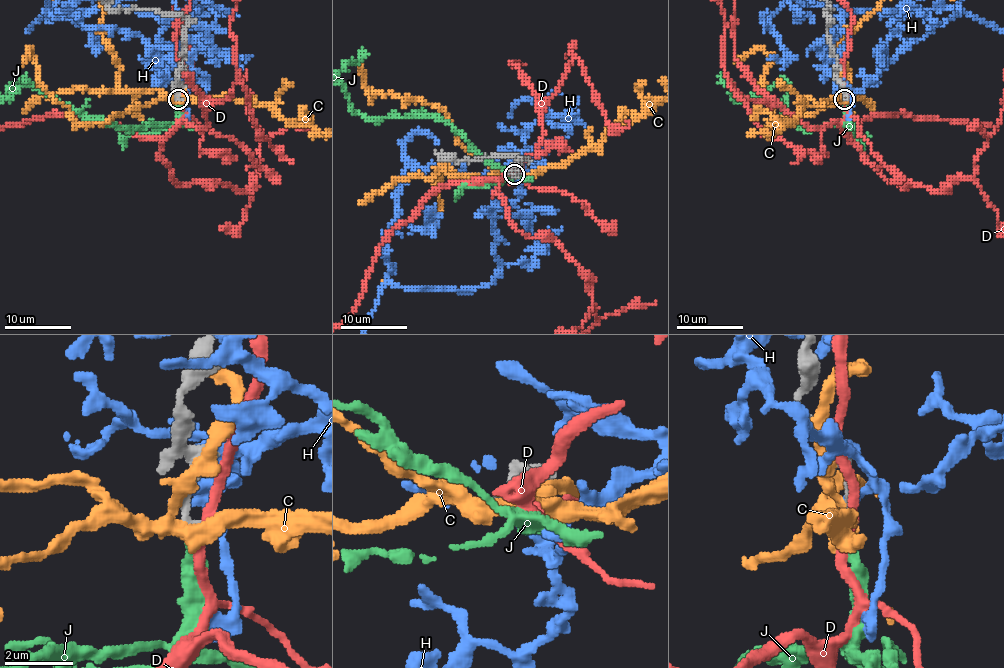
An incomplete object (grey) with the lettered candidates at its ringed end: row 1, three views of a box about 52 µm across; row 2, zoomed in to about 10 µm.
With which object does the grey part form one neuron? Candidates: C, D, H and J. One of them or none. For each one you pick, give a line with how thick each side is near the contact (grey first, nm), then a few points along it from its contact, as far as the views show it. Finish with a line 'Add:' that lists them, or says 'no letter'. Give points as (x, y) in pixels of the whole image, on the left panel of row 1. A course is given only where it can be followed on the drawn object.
J: Thickness 260 nm (grey) against 340 nm
Add: J

